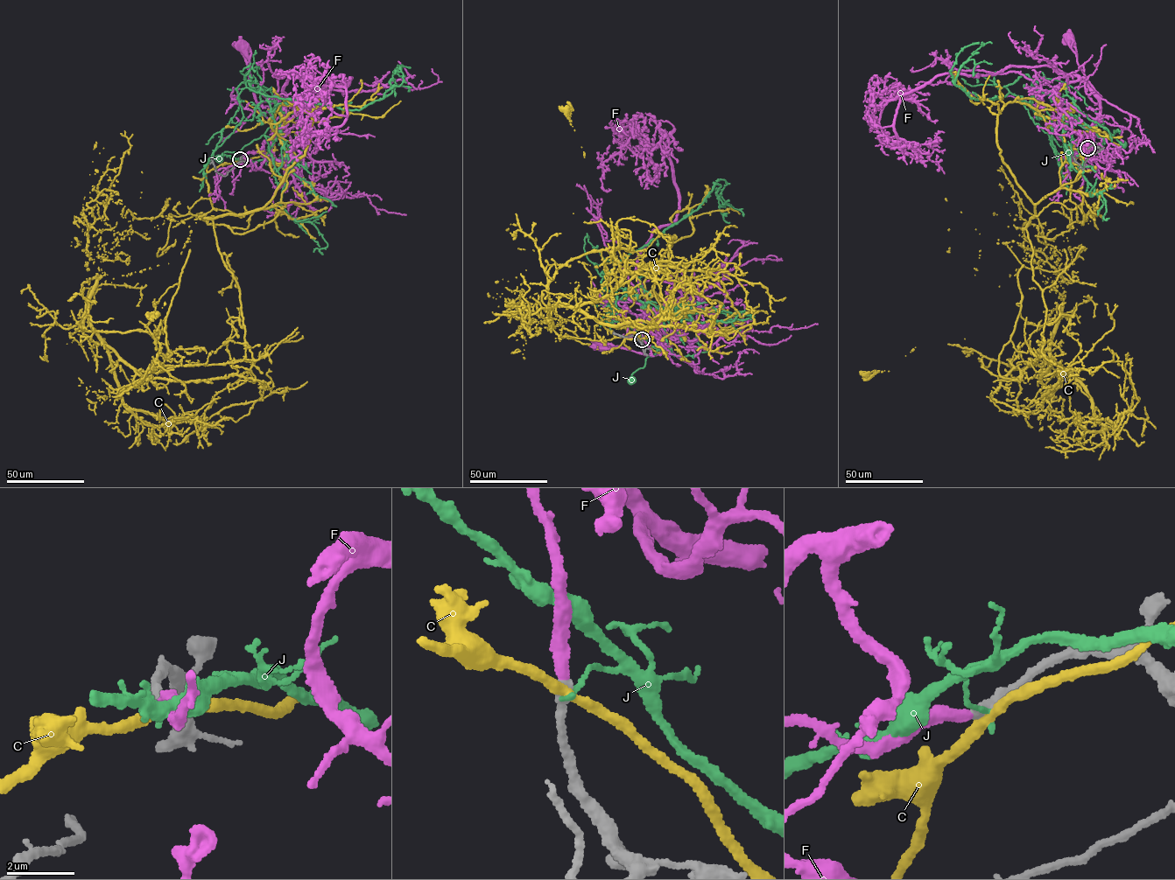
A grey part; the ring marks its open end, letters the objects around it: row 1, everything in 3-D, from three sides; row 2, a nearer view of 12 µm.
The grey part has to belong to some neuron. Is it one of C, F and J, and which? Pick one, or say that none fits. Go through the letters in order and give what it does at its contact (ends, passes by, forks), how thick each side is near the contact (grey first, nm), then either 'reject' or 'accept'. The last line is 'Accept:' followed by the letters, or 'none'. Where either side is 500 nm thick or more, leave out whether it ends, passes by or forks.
C: it passes by; 400 nm thick on the grey side, 280 nm on the other; reject
F: it ends there; 380 nm thick on the grey side, 360 nm on the other; accept
J: it ends there; 400 nm thick on the grey side, 160 nm on the other; reject
Accept: F

